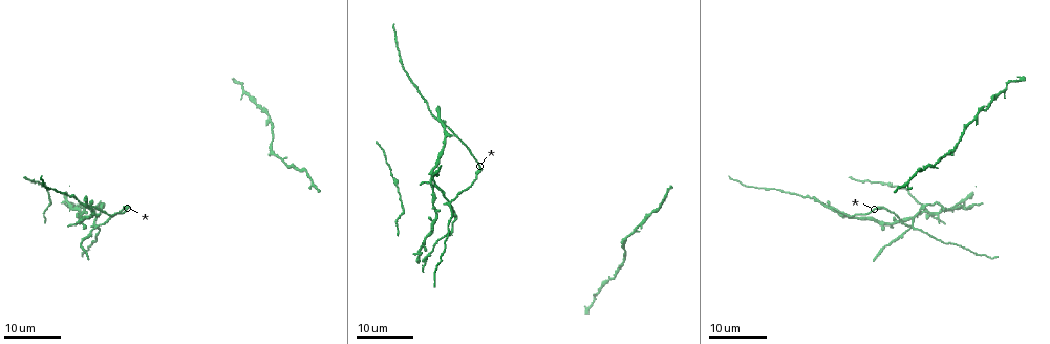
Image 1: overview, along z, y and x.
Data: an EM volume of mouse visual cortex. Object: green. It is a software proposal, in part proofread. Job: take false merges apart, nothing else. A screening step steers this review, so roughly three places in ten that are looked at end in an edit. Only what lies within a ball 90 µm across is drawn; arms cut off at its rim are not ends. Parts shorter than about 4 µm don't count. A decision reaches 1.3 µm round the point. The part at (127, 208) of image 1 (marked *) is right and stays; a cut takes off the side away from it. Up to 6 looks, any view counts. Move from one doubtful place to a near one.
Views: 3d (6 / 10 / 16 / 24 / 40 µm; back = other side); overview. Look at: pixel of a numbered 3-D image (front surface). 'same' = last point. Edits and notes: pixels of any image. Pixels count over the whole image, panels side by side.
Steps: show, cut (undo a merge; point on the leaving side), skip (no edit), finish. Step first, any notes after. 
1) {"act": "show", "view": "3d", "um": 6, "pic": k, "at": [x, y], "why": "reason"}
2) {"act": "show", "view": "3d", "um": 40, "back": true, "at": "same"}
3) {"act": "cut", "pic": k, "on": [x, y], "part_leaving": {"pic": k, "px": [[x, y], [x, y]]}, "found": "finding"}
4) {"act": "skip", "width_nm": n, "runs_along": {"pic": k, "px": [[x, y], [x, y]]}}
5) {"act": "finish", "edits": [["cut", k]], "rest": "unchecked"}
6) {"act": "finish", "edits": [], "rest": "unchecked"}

{"act": "show", "view": "3d", "um": 24, "pic": 1, "at": [95, 227], "why": "four arms meet"}

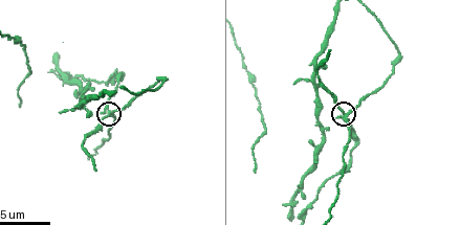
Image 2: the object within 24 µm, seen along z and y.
{"act": "show", "view": "3d", "um": 6, "pic": 2, "at": [345, 111]}

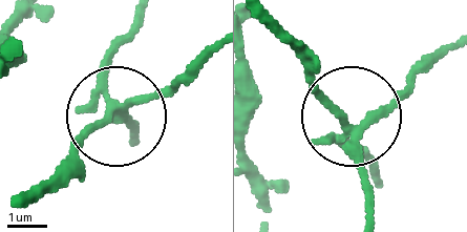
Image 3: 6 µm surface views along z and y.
{"act": "cut", "pic": 3, "on": [77, 141], "width_nm": 240, "part_leaving": {"pic": 3, "px": [[109, 100], [109, 54], [129, 23]]}, "found": "a second neuron is stuck on"}

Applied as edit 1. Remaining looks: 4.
{"act": "show", "view": "3d", "um": 16, "pic": 1, "at": [443, 127], "why": "branch point"}

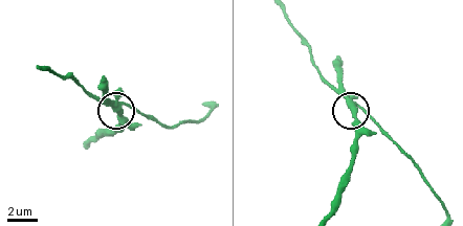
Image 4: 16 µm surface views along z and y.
{"act": "show", "view": "3d", "um": 10, "pic": 4, "at": [117, 111], "why": "closer look"}

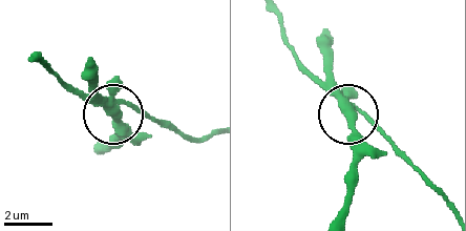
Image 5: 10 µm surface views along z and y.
{"act": "skip", "runs_along": {"pic": 5, "px": [[445, 195], [367, 117], [343, 105], [315, 77]]}, "found": "continuous, no second neuron"}

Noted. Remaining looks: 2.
{"act": "show", "view": "3d", "um": 16, "pic": 1, "at": [623, 243], "why": "branch point"}

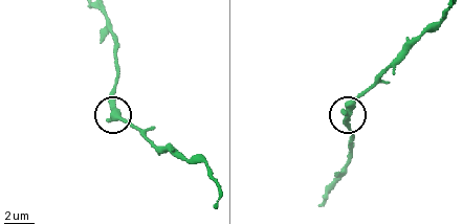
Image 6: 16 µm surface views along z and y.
{"act": "show", "view": "3d", "um": 10, "pic": 6, "at": [351, 111]}

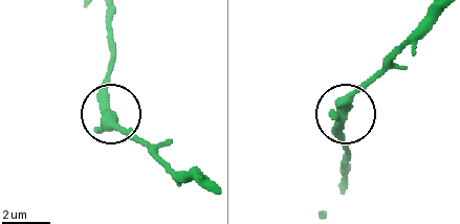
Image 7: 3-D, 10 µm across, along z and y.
{"act": "skip", "found": "one neuron here"}

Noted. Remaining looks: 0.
{"act": "finish", "edits": [["cut", 3]], "rest": "unchecked"}

